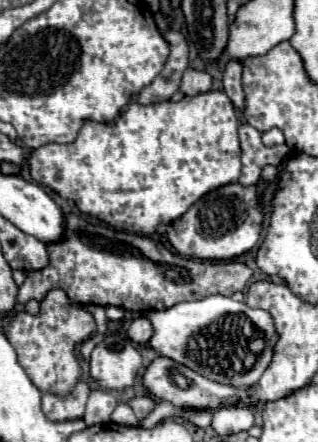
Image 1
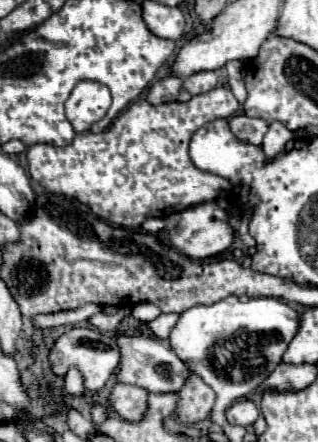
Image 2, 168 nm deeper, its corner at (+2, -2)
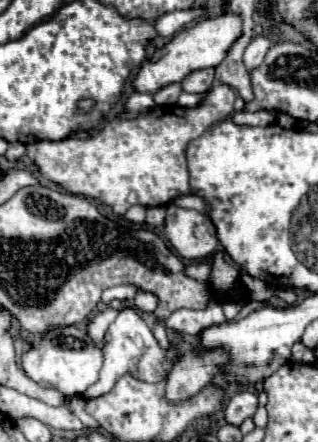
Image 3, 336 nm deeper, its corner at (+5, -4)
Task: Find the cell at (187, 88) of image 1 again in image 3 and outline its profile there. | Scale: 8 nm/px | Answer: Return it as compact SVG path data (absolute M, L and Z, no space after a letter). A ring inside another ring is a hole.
M200 69L190 73L182 81L182 89L186 93L206 93L212 87L212 81L214 81L214 69Z

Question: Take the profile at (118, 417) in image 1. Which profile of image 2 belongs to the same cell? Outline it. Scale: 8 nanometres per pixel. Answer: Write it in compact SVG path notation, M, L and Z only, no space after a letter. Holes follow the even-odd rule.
M117 383L109 393L109 403L115 413L135 423L135 421L141 421L147 413L147 397L149 393L143 387Z

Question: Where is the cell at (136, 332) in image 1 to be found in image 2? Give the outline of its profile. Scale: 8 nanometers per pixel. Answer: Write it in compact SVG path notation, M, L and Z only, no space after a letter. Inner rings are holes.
M161 313L157 319L153 319L153 321L147 323L147 325L149 325L149 329L155 333L155 337L167 339L177 321L179 321L179 315L177 315L177 313L169 313L169 315Z

